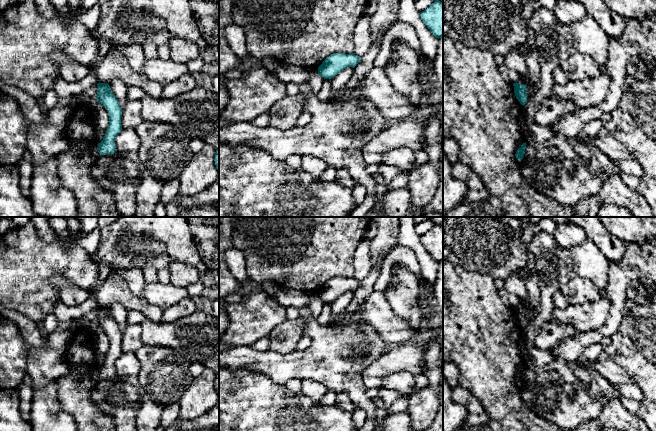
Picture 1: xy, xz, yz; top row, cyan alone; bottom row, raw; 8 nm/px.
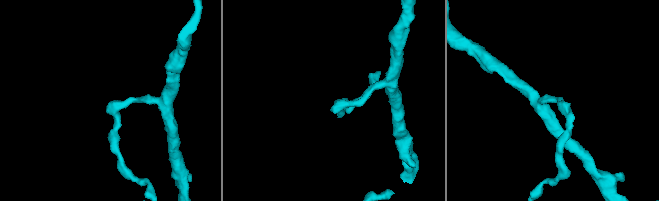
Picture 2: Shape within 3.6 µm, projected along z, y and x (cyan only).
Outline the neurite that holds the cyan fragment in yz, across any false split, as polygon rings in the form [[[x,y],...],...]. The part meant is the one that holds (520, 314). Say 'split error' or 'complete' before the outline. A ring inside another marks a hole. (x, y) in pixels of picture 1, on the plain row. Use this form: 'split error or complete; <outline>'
complete; [[[516,306],[513,308],[513,310],[516,322],[518,323],[520,328],[524,330],[527,327],[527,308],[524,309]]]

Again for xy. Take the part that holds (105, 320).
complete; [[[108,307],[97,308],[97,327],[101,327],[109,337],[109,350],[103,364],[98,367],[100,379],[113,378],[117,375],[115,362],[121,356],[122,332]]]

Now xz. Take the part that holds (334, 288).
complete; [[[334,277],[327,281],[318,291],[318,298],[324,303],[332,303],[348,291],[354,292],[361,284],[360,280],[353,277]]]

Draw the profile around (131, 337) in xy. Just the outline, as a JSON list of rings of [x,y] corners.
[[[132,324],[126,327],[122,333],[122,353],[136,352],[139,348],[143,347],[141,332],[142,327],[140,324]]]

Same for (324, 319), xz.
[[[325,303],[318,318],[317,322],[321,326],[328,326],[331,323],[331,318],[332,318],[332,309],[329,303]]]

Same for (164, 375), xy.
[[[143,346],[135,352],[135,355],[141,366],[137,375],[139,383],[146,391],[147,396],[155,403],[168,406],[178,402],[183,392],[193,382],[194,378],[189,371],[191,363],[170,348]]]

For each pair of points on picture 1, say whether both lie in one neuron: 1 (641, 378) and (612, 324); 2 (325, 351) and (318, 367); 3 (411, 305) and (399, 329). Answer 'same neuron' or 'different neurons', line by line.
1: different neurons
2: same neuron
3: different neurons

